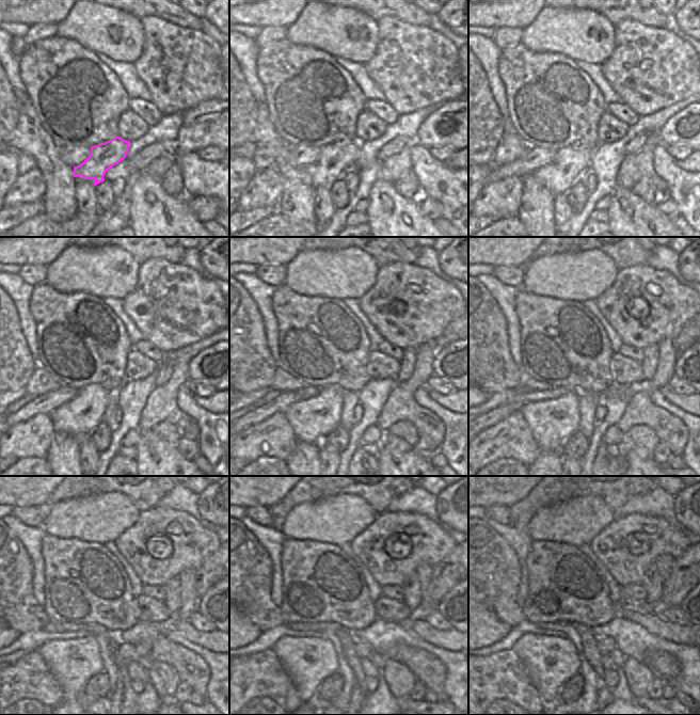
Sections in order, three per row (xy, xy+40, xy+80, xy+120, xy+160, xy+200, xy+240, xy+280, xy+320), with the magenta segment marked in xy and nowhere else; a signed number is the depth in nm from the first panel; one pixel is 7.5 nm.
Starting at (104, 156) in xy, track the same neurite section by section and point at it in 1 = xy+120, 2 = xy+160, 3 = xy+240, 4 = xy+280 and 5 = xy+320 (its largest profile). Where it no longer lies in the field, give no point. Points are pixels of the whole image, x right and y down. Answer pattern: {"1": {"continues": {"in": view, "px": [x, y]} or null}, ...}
{"1": {"continues": {"in": "xy+120", "px": [90, 401]}}, "2": {"continues": {"in": "xy+160", "px": [328, 402]}}, "3": {"continues": {"in": "xy+240", "px": [52, 651]}}, "4": {"continues": {"in": "xy+280", "px": [289, 650]}}, "5": {"continues": {"in": "xy+320", "px": [528, 648]}}}

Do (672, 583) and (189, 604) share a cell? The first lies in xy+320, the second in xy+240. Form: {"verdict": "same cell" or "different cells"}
{"verdict": "different cells"}

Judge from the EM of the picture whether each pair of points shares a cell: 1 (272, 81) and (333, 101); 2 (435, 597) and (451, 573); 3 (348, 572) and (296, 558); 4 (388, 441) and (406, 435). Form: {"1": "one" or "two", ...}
{"1": "one", "2": "one", "3": "one", "4": "two"}

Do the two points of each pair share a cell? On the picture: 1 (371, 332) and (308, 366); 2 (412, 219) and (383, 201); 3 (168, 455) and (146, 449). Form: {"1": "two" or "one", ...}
{"1": "two", "2": "one", "3": "one"}

